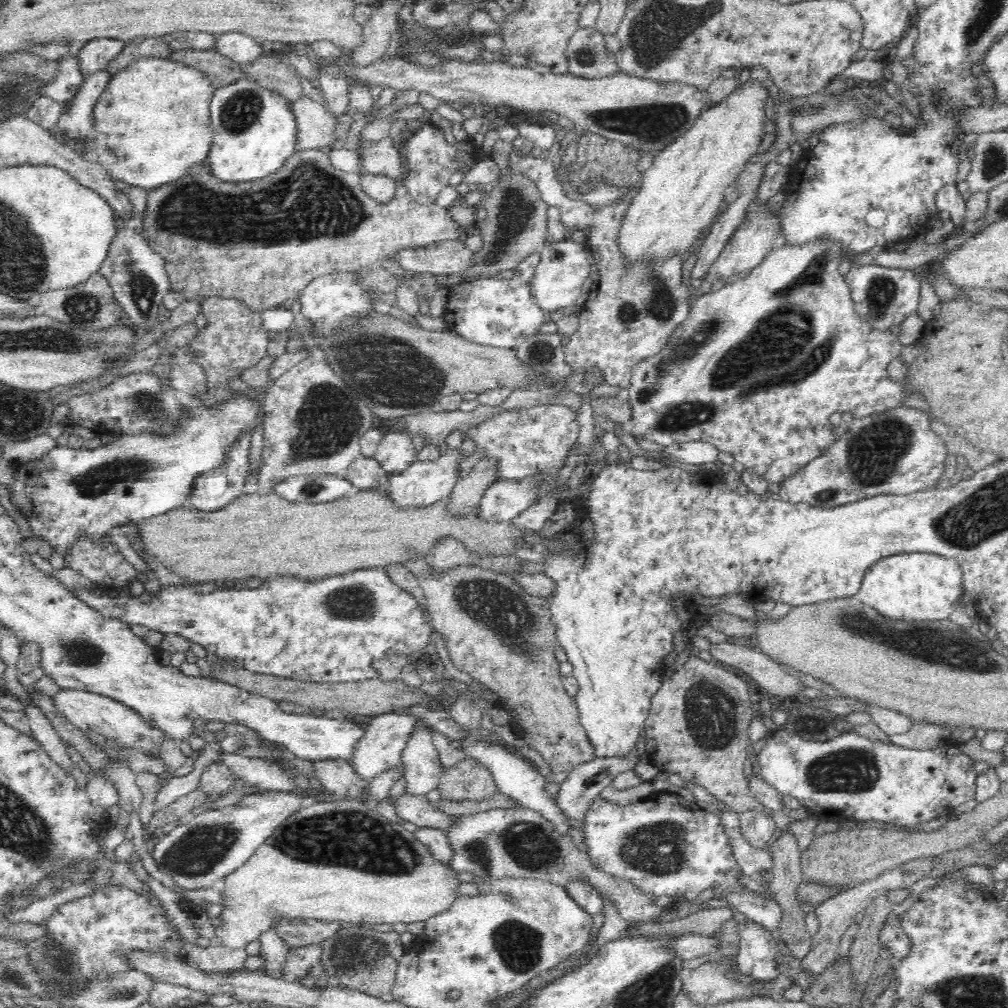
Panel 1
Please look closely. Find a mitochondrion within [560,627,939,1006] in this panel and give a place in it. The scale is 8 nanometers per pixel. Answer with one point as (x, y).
(660, 848)

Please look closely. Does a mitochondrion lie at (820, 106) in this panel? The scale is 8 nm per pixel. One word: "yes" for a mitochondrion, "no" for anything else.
yes

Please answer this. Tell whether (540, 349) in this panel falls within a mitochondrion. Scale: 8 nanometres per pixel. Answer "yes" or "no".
yes

